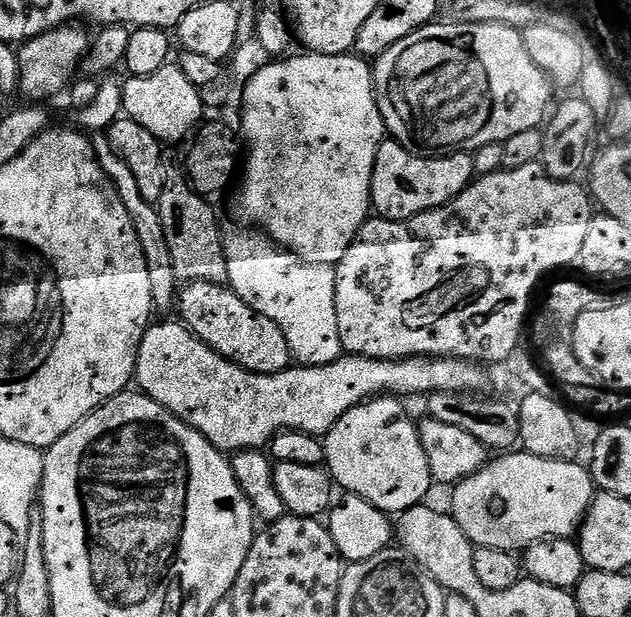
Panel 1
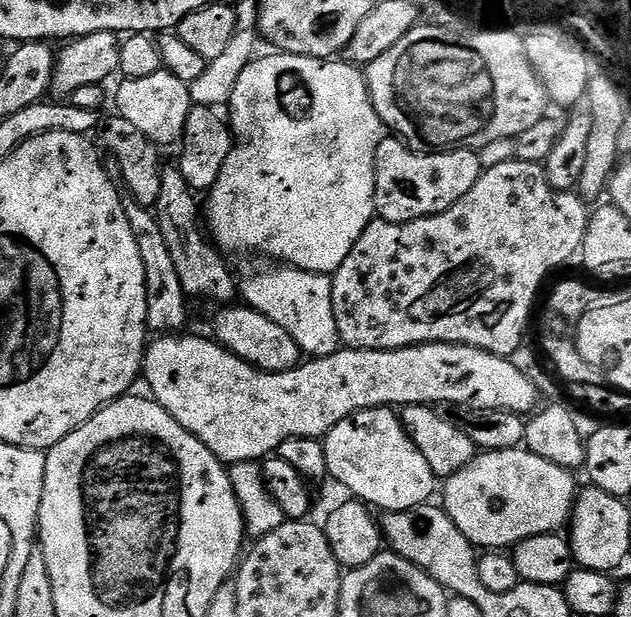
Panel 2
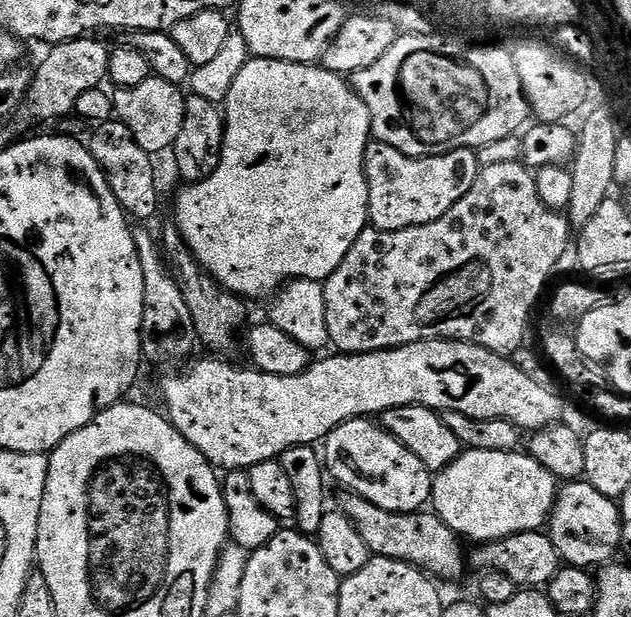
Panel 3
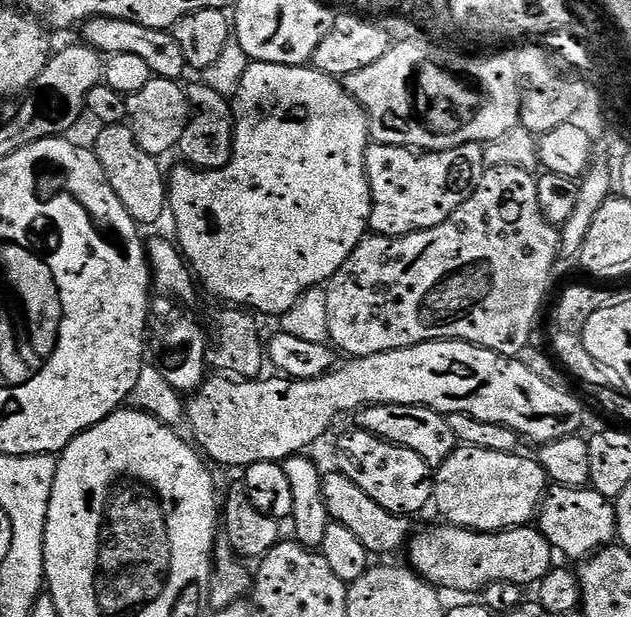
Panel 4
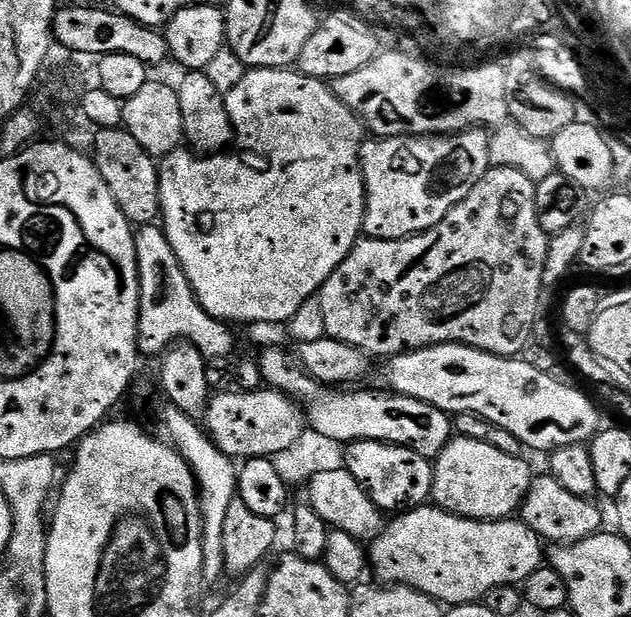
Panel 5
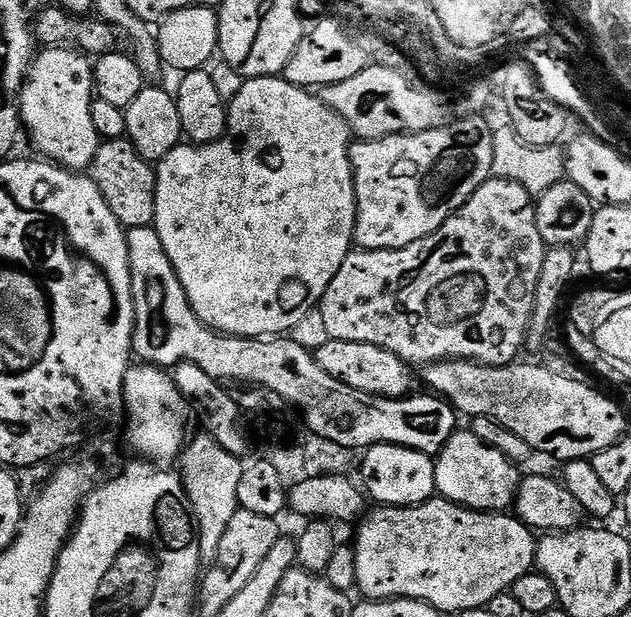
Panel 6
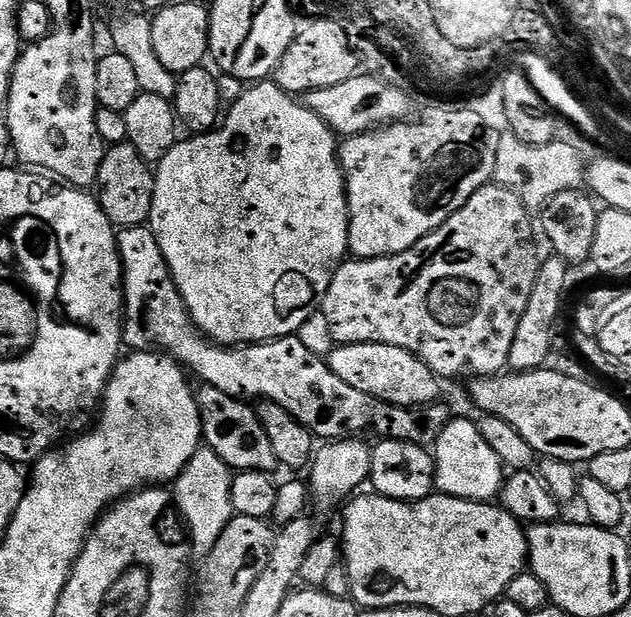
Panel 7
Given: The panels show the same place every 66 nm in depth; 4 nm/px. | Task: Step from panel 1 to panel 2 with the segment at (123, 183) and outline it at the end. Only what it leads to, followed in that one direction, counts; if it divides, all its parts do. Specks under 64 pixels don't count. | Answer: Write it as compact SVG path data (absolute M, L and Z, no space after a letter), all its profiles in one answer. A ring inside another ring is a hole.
M123 199L123 209L126 210L127 222L134 233L139 254L146 271L146 310L148 311L148 331L152 334L180 334L188 324L188 304L190 297L183 292L181 279L166 247L164 237L160 232L159 222L155 213L144 208L136 200Z

